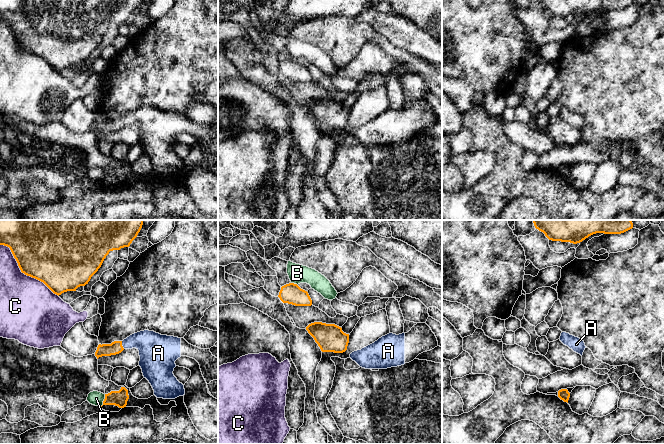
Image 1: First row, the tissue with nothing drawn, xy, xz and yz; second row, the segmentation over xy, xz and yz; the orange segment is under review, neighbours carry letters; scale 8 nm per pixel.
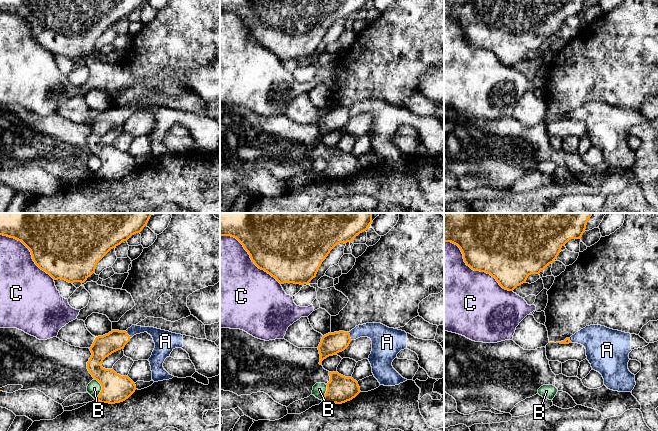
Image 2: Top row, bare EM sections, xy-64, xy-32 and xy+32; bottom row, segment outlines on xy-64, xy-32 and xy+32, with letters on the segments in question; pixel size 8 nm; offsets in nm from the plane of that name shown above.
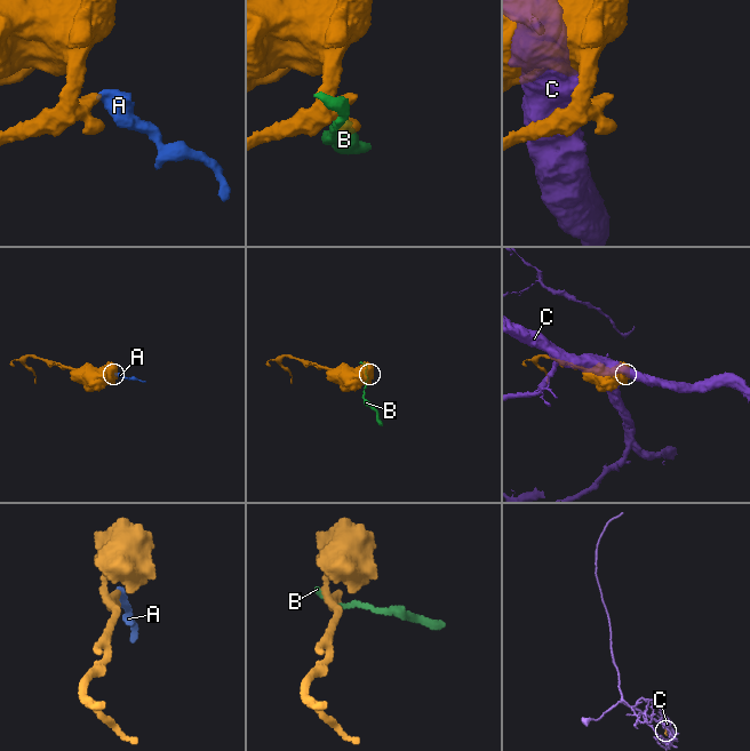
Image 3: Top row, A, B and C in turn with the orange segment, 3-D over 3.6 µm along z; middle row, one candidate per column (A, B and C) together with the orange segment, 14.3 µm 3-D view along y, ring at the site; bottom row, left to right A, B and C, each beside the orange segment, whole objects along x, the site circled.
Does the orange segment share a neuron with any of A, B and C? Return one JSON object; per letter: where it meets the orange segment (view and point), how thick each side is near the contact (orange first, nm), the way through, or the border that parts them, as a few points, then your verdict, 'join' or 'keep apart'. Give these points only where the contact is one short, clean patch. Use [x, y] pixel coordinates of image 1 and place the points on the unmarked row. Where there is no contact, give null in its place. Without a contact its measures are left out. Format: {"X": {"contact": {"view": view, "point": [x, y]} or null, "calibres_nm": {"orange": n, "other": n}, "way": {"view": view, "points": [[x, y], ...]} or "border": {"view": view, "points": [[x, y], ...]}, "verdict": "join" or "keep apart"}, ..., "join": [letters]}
{"A": {"contact": {"view": "xy", "point": [121, 121]}, "calibres_nm": {"orange": 100, "other": 240}, "way": {"view": "xy", "points": [[115, 123], [121, 121], [148, 119], [152, 122]]}, "verdict": "join"}, "B": {"contact": {"view": "xy", "point": [104, 176]}, "calibres_nm": {"orange": 130, "other": 120}, "verdict": "keep apart"}, "C": {"contact": {"view": "xy", "point": [24, 49]}, "calibres_nm": {"orange": 460, "other": 440}, "verdict": "keep apart"}, "join": ["A"]}

